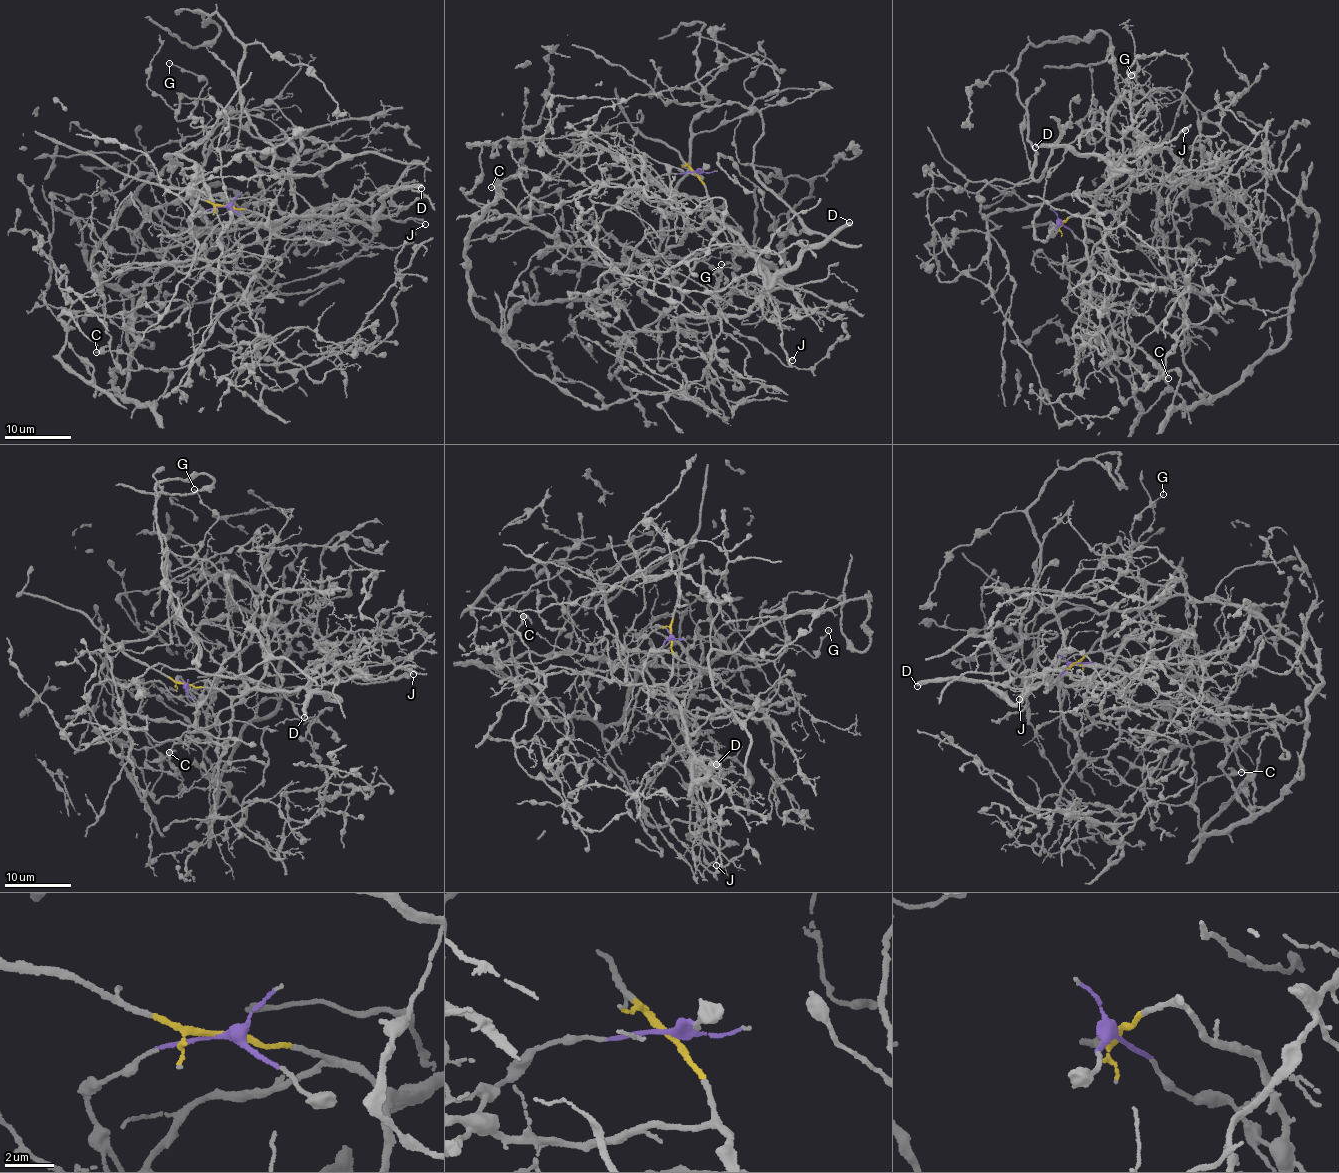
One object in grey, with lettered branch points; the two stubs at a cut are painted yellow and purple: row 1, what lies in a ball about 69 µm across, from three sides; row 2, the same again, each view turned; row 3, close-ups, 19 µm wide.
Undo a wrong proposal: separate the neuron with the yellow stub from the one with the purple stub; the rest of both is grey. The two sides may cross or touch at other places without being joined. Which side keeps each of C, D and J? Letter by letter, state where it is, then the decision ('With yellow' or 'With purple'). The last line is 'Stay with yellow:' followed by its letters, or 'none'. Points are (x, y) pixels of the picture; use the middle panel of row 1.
C: Place: (491, 187). With purple
D: Place: (849, 222). With yellow
J: Place: (792, 360). With yellow
Stay with yellow: D, J

